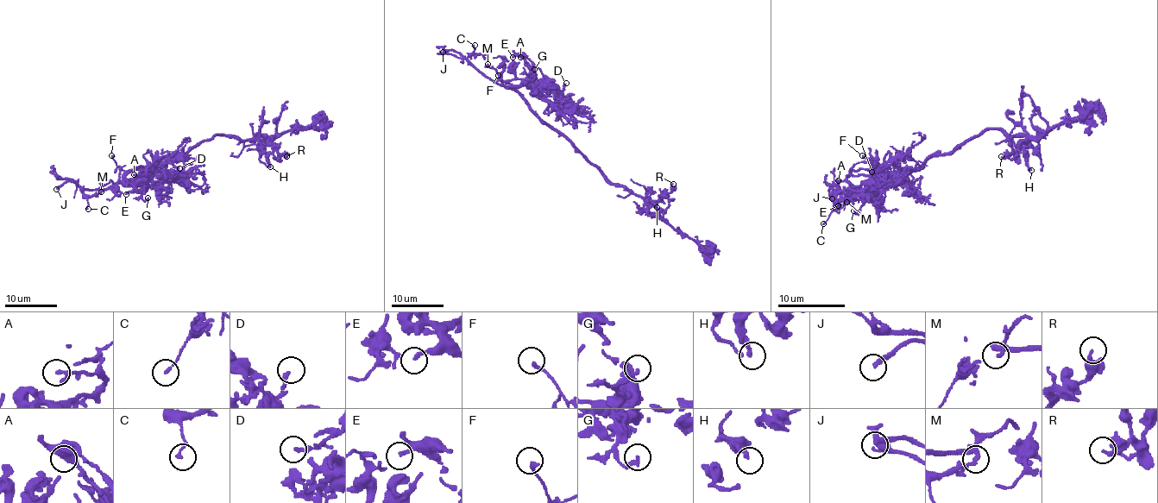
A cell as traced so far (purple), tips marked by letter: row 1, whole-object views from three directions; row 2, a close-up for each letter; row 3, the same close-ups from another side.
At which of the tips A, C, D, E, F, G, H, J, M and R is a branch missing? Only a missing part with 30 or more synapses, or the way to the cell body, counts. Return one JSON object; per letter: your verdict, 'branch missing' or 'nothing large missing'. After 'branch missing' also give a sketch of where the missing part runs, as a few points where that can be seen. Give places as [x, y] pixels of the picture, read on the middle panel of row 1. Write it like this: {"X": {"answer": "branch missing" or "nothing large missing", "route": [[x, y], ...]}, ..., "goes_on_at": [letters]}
{"A": {"answer": "nothing large missing"}, "C": {"answer": "nothing large missing"}, "D": {"answer": "nothing large missing"}, "E": {"answer": "nothing large missing"}, "F": {"answer": "nothing large missing"}, "G": {"answer": "nothing large missing"}, "H": {"answer": "nothing large missing"}, "J": {"answer": "branch missing"}, "M": {"answer": "nothing large missing"}, "R": {"answer": "nothing large missing"}, "goes_on_at": ["J"]}

